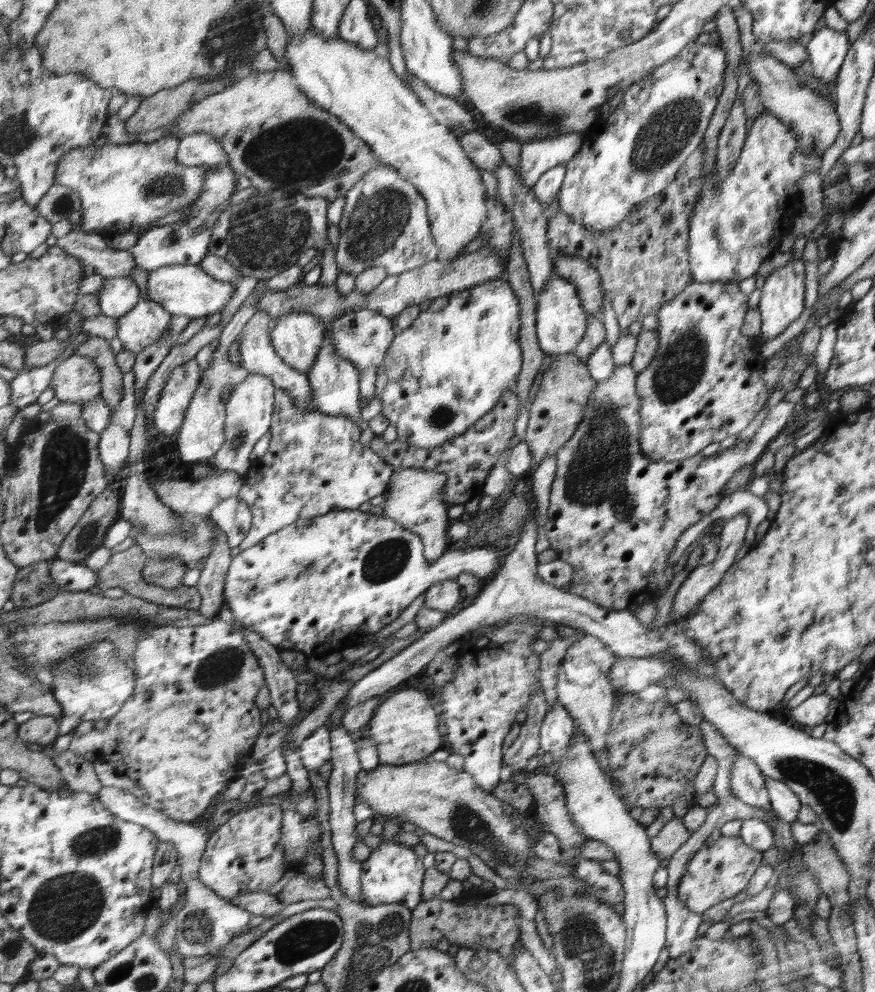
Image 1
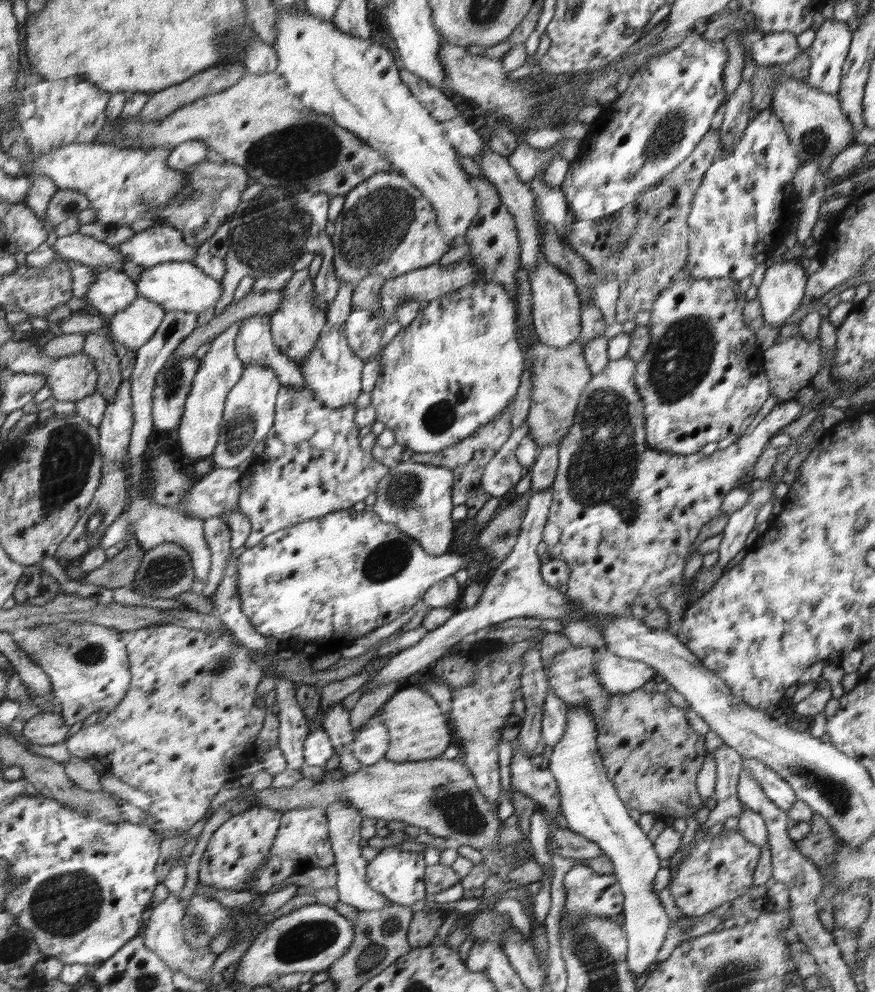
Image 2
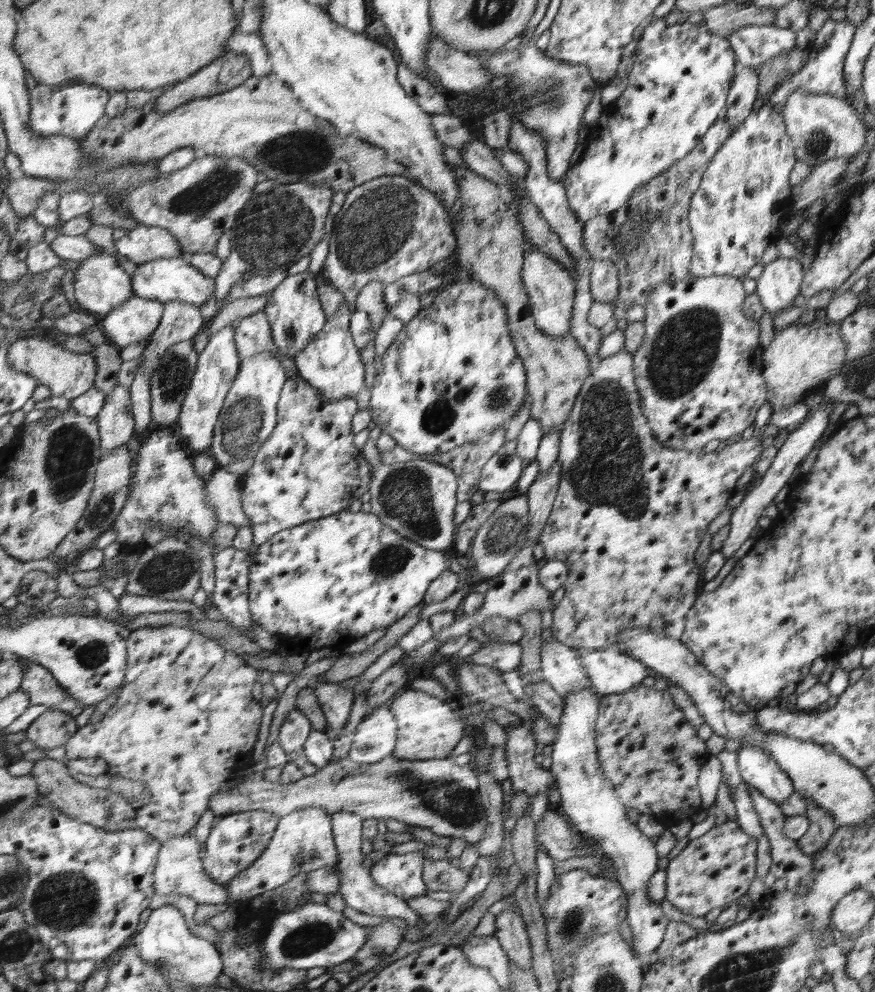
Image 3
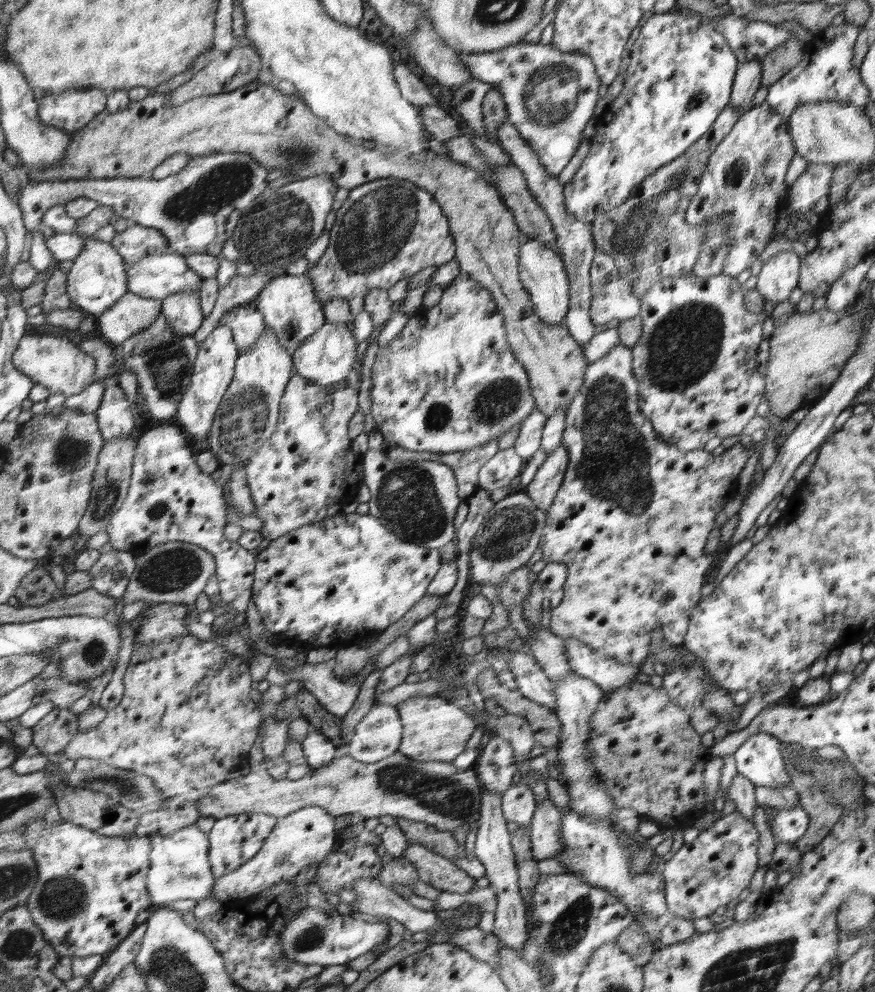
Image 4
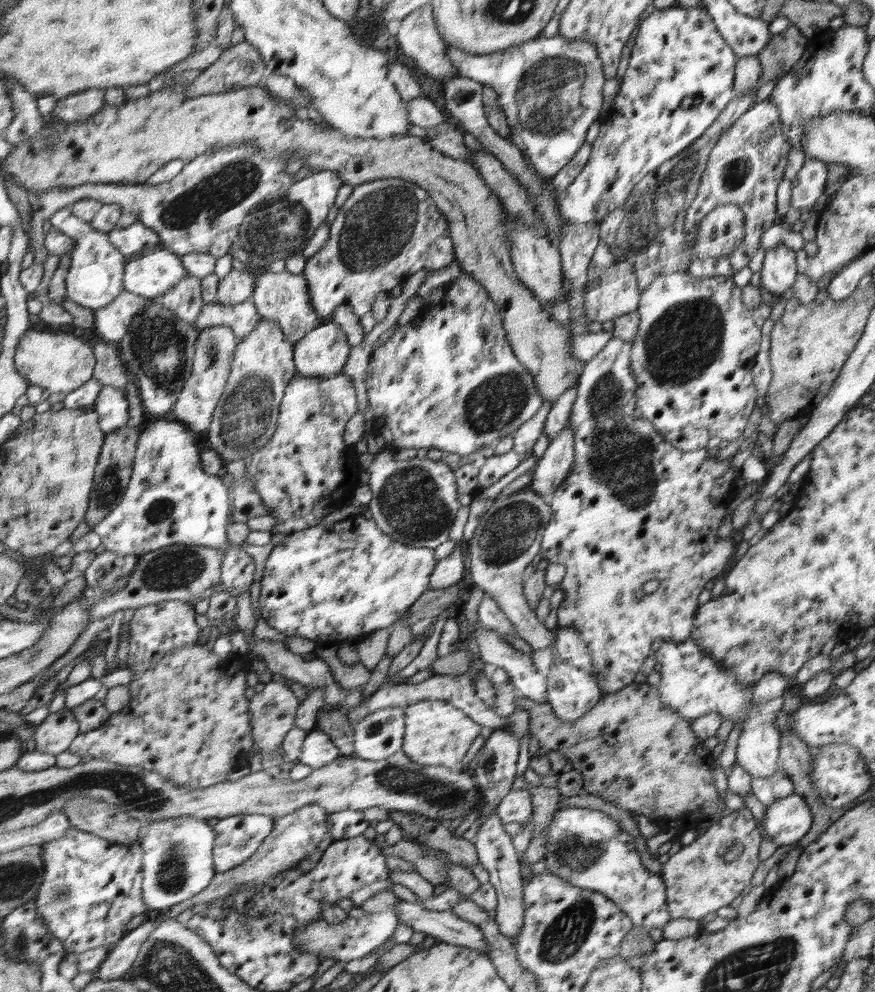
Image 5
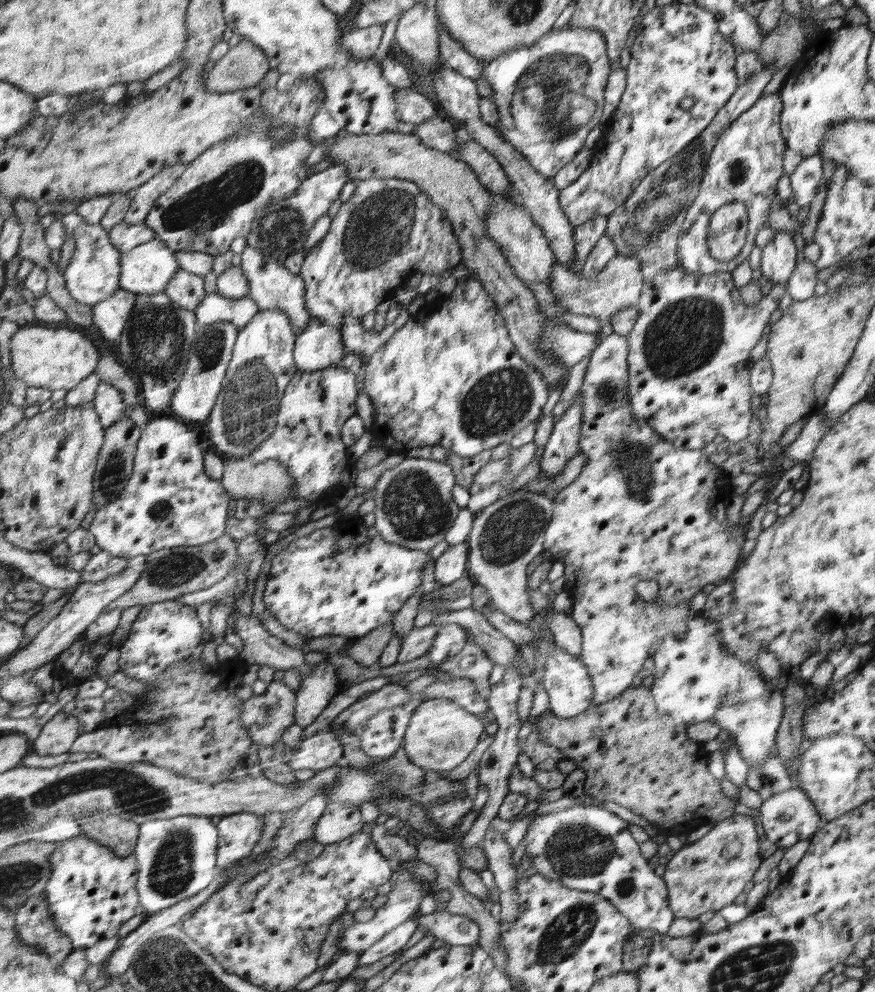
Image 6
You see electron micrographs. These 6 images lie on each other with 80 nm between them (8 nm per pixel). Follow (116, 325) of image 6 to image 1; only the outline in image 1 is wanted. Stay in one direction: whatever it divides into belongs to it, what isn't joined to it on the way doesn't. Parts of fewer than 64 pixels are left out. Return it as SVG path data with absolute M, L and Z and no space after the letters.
M141 298L130 312L117 319L118 340L124 349L138 354L147 346L158 342L167 332L171 314L161 304Z

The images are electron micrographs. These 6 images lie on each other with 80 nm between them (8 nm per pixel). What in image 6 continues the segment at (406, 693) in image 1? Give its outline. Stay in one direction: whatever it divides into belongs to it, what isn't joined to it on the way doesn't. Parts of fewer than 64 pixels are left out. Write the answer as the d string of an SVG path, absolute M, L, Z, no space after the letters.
M432 698L414 710L403 736L404 750L412 763L420 768L444 773L444 770L452 770L468 758L482 732L484 724L476 715L450 702L450 698Z

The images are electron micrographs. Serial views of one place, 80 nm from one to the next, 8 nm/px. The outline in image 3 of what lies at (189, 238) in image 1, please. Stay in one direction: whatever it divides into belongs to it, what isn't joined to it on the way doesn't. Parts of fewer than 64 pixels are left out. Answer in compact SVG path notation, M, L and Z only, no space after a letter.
M139 225L134 230L114 242L115 252L126 256L130 262L137 265L158 260L183 256L184 252L179 241L164 228Z

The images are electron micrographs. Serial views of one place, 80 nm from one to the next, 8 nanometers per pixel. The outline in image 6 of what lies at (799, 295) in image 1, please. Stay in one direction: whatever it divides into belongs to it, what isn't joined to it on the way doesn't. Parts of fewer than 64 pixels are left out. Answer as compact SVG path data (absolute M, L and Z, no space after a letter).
M778 231L774 239L770 241L761 254L761 272L774 285L789 282L789 278L796 266L798 258L798 248L795 242L792 242L794 234Z

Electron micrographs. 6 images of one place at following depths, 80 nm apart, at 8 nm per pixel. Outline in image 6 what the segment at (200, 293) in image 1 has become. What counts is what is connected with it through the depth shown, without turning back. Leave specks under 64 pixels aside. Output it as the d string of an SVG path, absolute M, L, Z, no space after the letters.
M156 237L121 255L120 286L136 294L165 291L180 271L175 252Z

